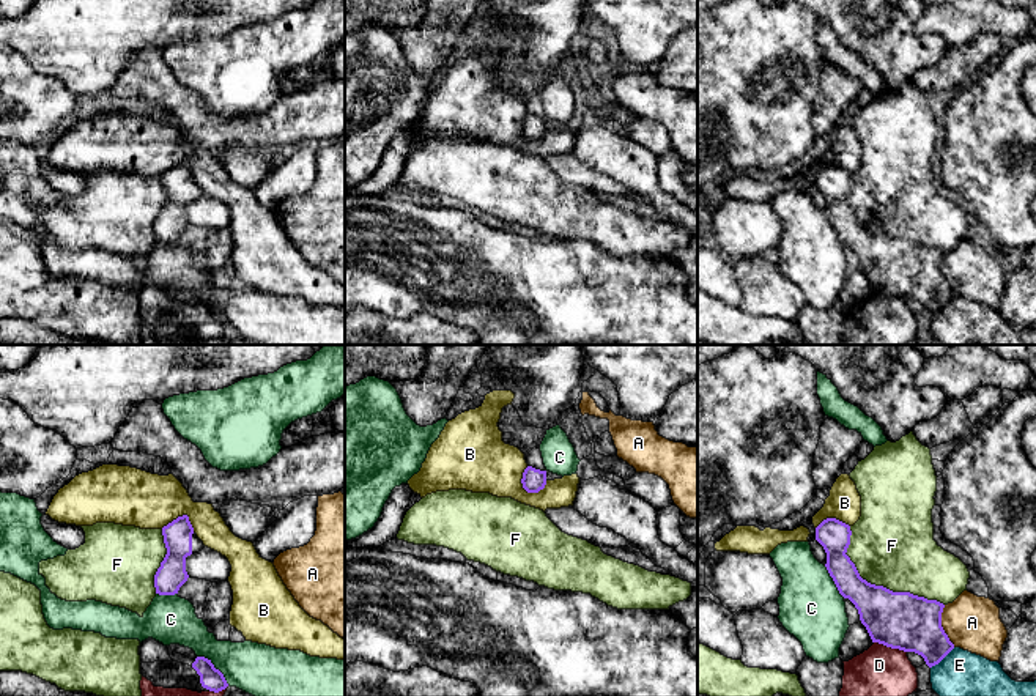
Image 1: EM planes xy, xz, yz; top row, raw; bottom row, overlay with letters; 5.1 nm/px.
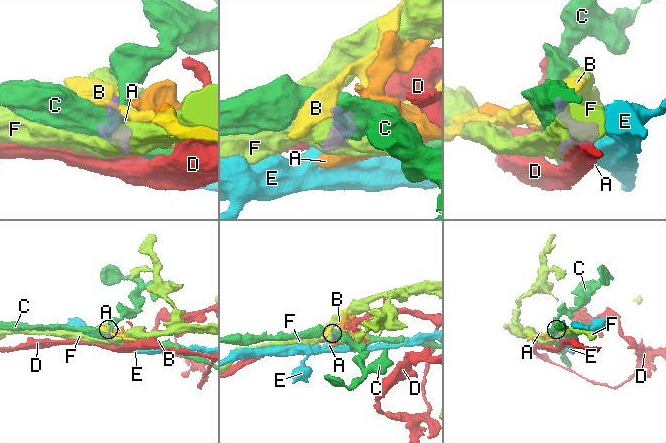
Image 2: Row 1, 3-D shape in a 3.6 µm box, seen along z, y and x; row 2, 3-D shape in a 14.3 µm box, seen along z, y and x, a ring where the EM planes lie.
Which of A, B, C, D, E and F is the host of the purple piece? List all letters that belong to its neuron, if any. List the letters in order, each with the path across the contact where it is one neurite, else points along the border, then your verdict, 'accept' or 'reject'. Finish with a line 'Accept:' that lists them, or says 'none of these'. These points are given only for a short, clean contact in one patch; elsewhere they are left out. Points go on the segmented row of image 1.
A: reject
B: reject
C: reject
D: reject
E: border along yz (954, 647), (931, 668); reject
F: reject
Accept: none of these

